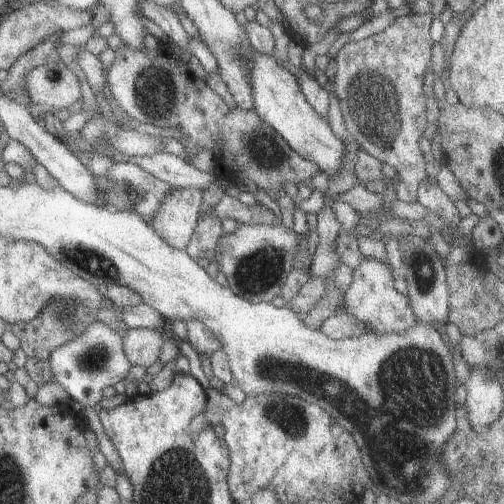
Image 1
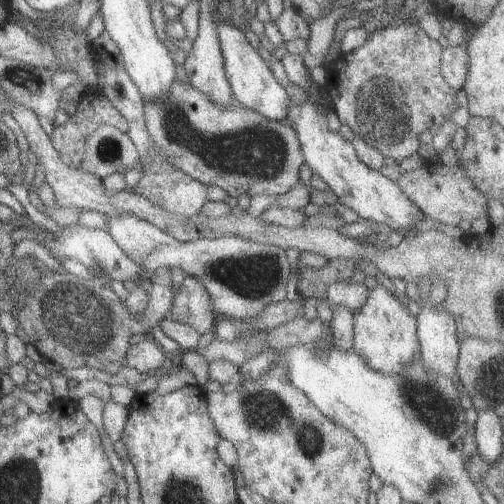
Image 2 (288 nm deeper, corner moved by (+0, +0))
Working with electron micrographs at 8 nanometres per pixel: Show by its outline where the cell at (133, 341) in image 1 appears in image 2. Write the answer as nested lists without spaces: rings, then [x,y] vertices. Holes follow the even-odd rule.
[[[145,336],[143,342],[129,346],[123,364],[137,372],[149,374],[149,372],[157,372],[163,366],[163,362],[165,362],[163,354],[165,354],[163,348],[151,336]]]

